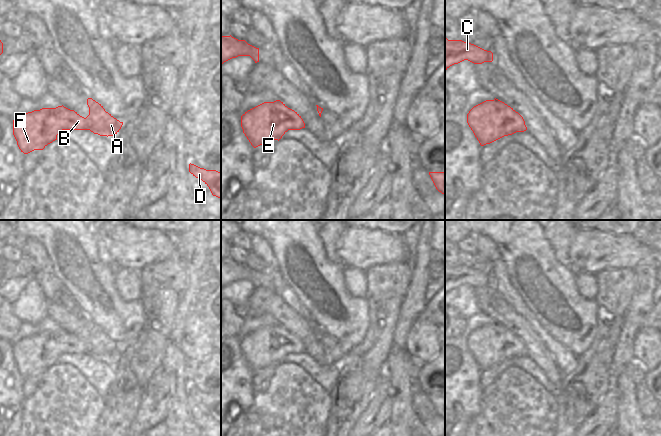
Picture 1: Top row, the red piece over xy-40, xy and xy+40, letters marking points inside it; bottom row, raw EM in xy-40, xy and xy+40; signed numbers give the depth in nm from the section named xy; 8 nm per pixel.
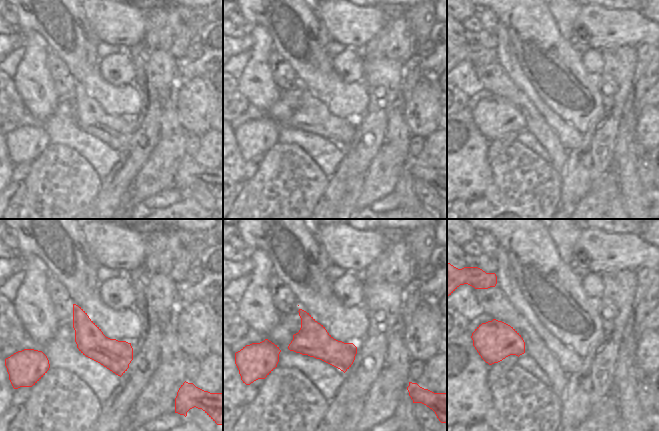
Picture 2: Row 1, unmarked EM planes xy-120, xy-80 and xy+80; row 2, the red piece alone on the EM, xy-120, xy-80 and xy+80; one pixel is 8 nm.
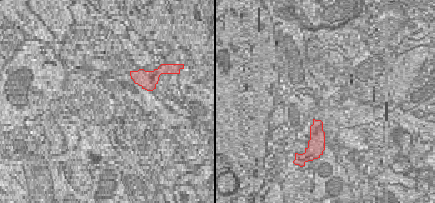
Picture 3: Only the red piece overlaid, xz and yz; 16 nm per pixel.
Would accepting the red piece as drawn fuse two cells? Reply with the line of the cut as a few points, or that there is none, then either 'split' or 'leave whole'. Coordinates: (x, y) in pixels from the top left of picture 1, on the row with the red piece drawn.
cut none; leave whole

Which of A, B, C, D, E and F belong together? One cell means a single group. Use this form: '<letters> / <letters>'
A B C D E F

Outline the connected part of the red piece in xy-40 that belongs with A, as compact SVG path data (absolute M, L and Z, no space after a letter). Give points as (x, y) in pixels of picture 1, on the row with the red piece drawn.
M92 98L87 99L87 105L89 115L86 118L62 105L34 110L13 120L13 135L21 152L28 154L34 150L43 150L57 140L62 130L90 130L107 137L119 132L123 122L106 112Z

